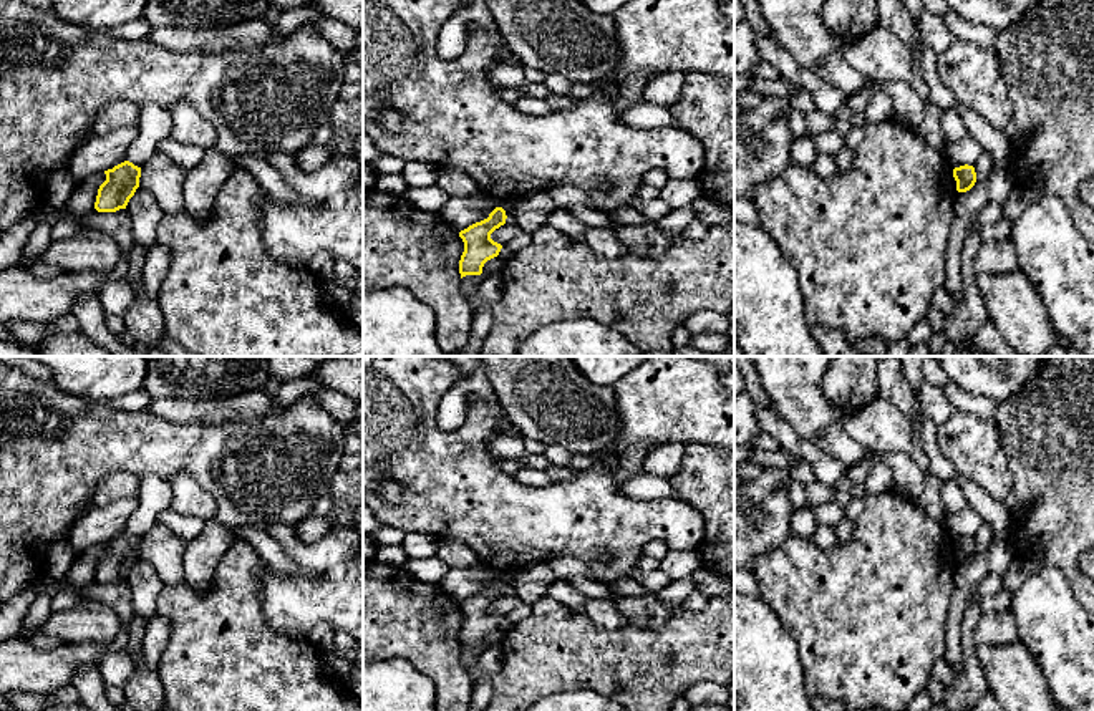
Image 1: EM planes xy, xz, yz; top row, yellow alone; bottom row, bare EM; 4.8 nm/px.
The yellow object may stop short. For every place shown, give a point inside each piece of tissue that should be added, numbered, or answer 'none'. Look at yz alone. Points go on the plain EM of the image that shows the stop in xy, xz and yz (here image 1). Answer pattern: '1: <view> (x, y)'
none

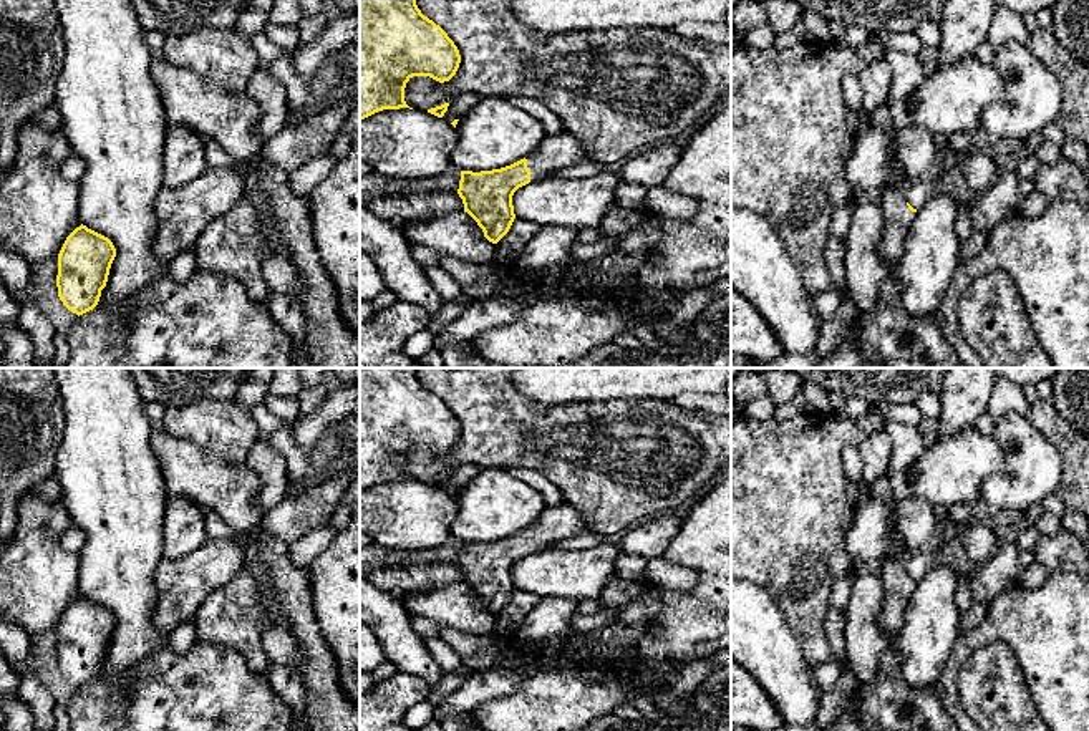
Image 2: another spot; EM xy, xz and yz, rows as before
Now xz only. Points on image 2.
1: xz (557, 522)

